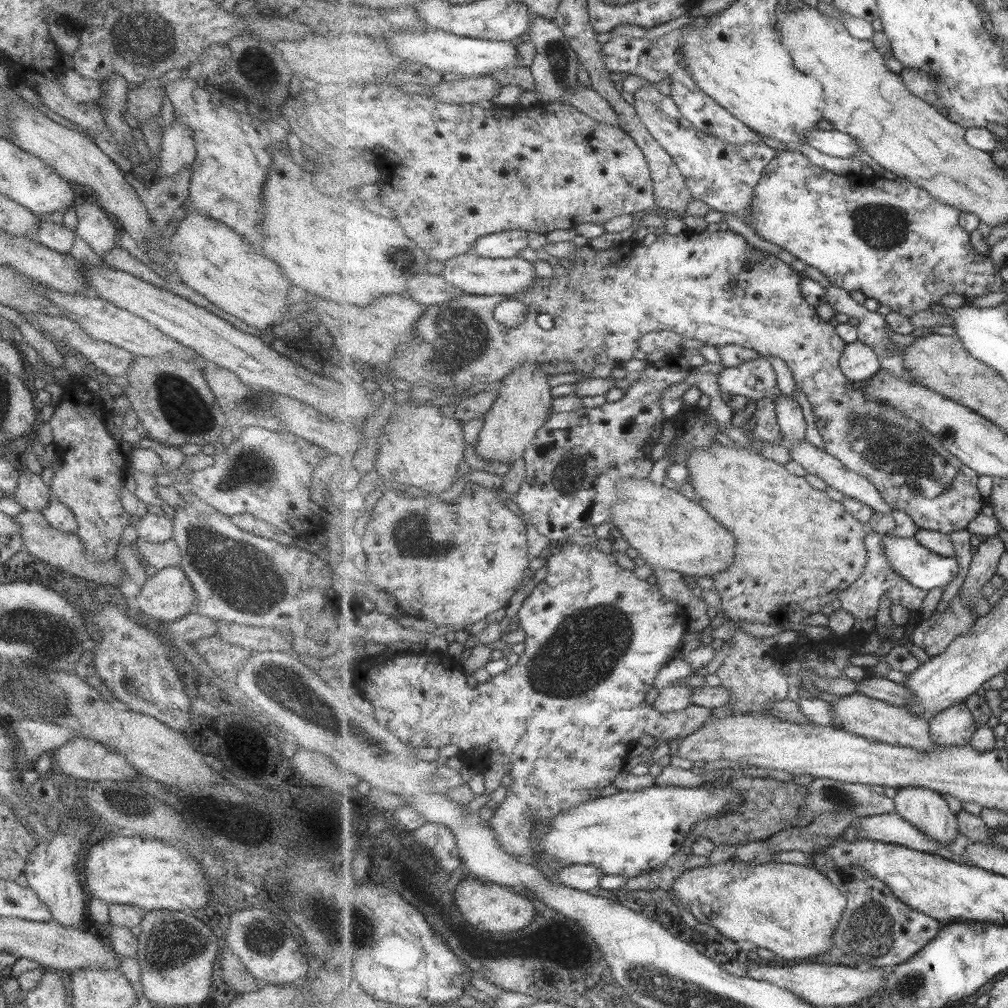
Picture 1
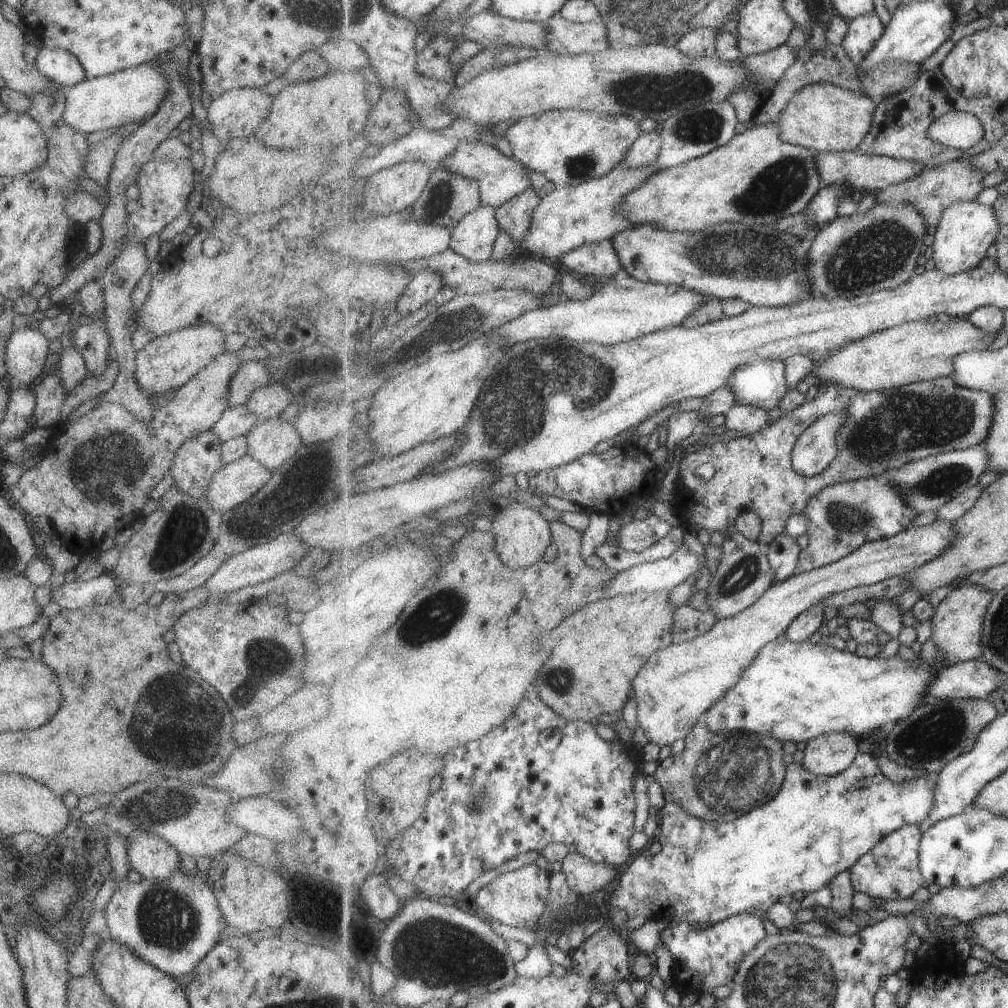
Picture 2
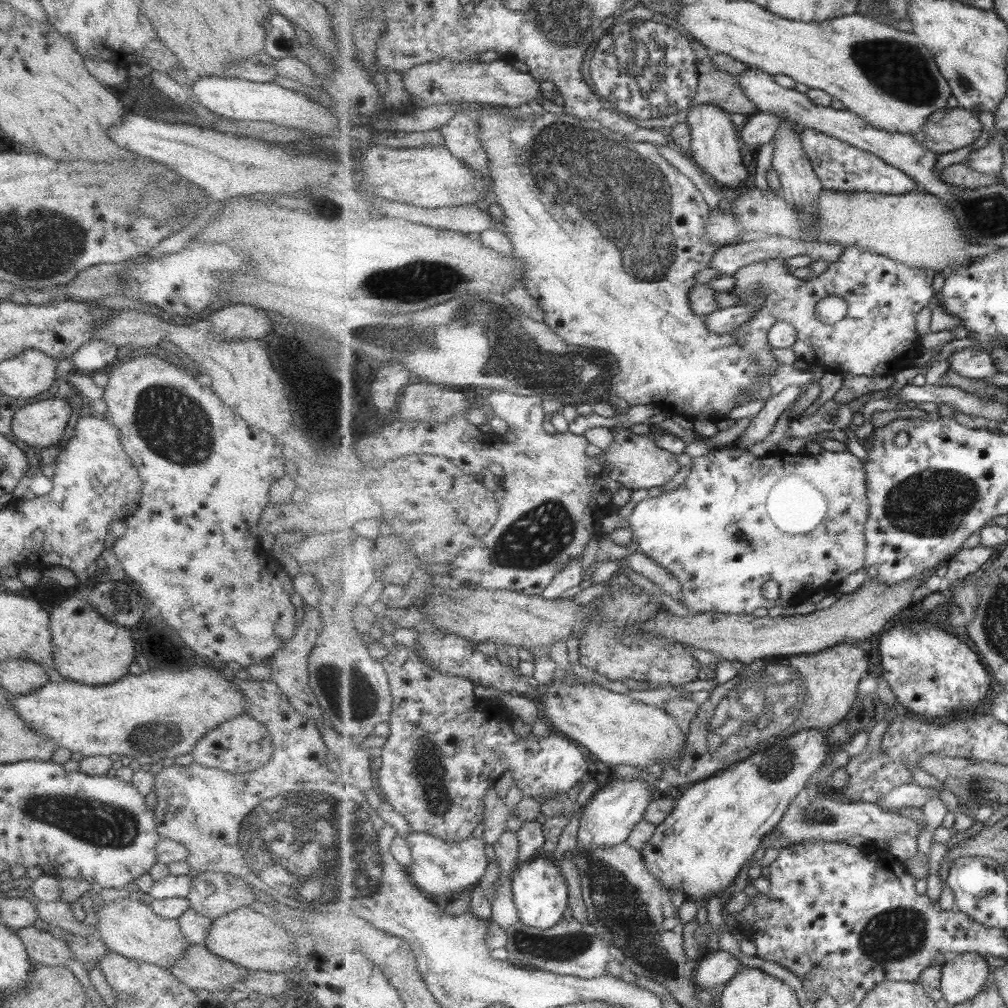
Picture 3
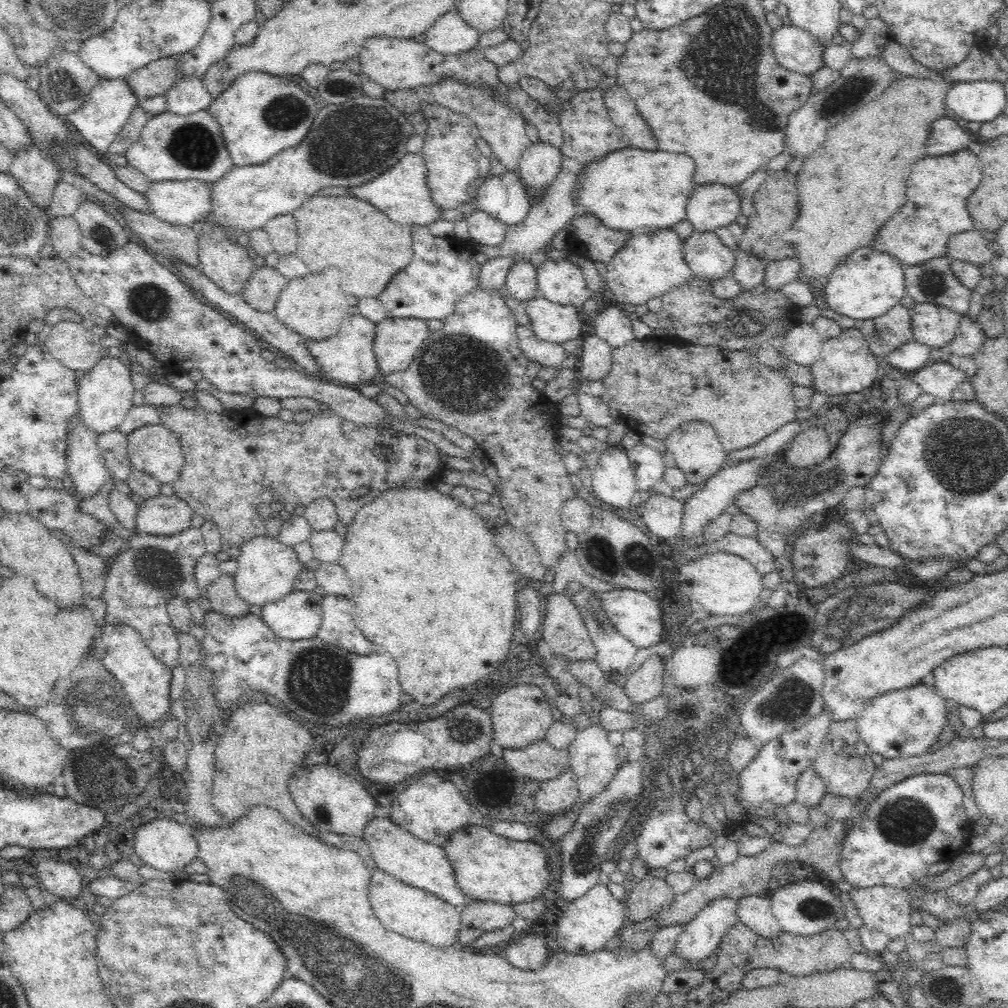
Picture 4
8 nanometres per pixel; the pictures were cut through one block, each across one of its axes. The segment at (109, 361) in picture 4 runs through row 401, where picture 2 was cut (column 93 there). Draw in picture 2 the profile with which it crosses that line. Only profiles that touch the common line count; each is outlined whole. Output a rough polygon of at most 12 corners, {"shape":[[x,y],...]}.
{"shape":[[157,59],[67,86],[62,123],[83,135],[151,117]]}

